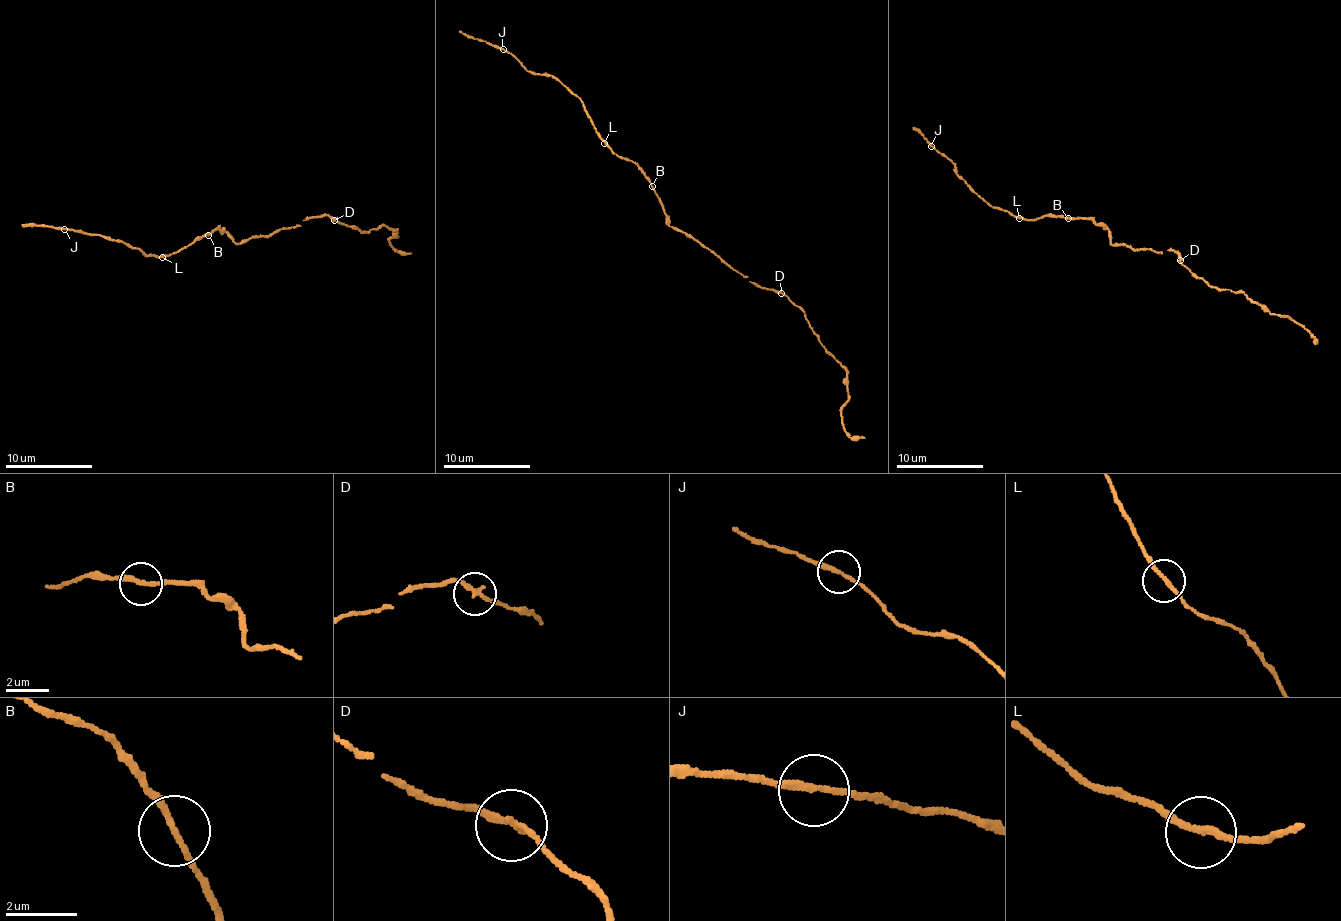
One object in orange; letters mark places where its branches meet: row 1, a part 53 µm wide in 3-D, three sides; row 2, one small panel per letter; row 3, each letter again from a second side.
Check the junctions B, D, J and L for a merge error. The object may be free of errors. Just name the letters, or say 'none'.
none

